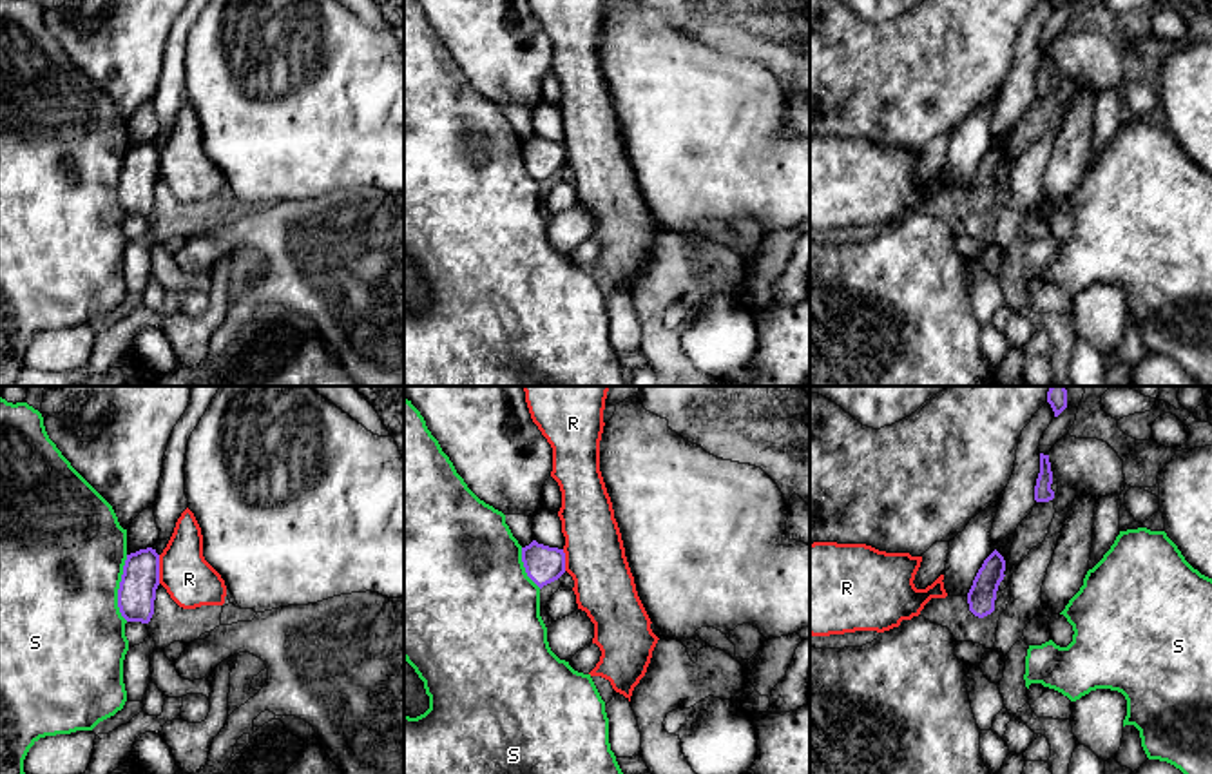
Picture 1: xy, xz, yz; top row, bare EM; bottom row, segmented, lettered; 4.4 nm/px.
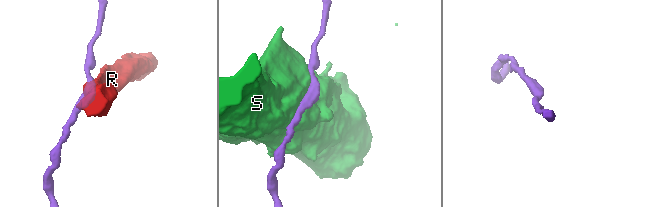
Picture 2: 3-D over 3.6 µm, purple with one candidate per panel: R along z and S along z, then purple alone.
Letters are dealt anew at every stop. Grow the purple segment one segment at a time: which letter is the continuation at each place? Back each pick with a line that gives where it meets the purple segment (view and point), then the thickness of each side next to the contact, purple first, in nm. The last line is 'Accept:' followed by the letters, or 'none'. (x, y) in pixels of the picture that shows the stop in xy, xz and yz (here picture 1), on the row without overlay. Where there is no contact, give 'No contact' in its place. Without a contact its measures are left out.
Accept: none

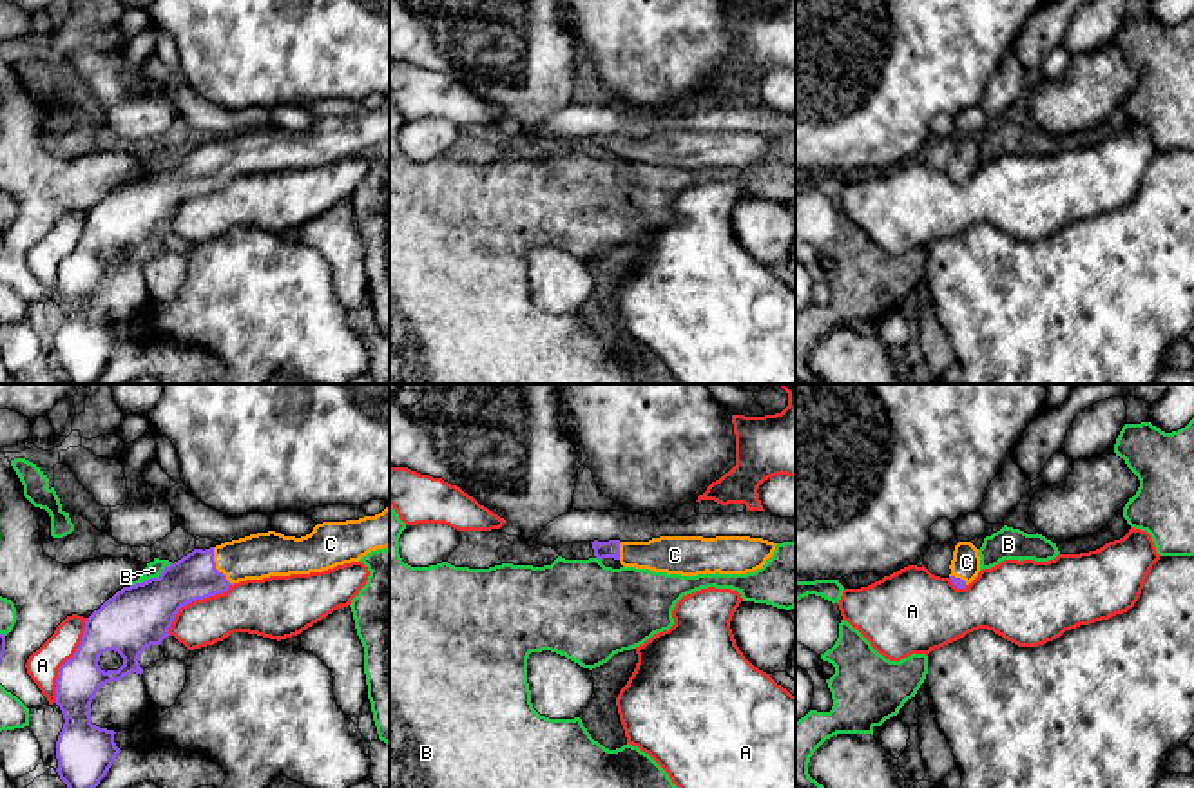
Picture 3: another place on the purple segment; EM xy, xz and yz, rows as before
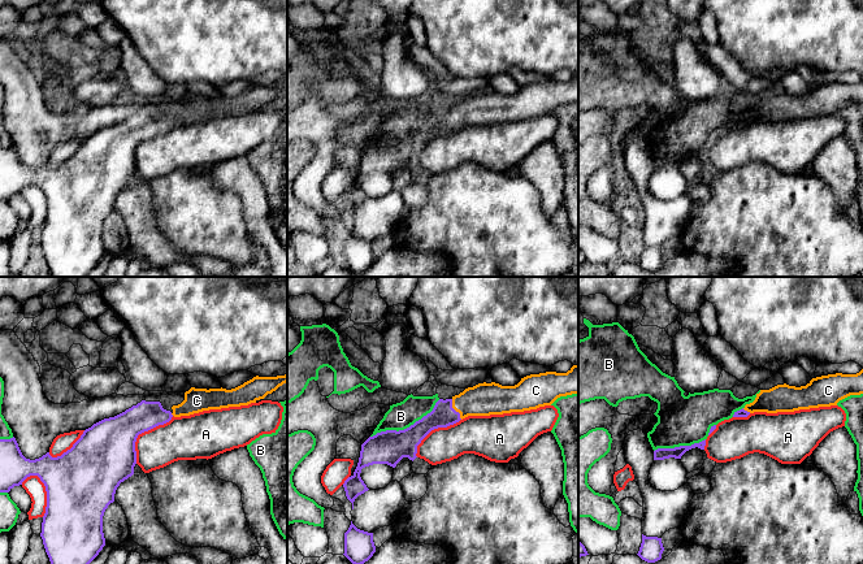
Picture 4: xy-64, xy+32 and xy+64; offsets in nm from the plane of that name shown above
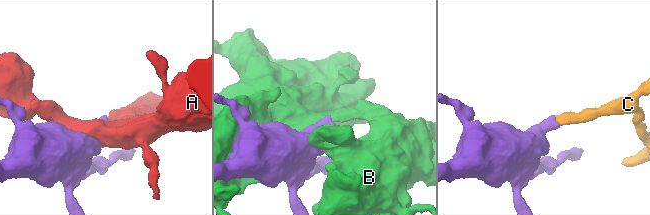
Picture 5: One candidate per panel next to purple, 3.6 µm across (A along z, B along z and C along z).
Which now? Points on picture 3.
C: Touches purple at xy (214, 160). Thickness 200 nm (purple) against 200 nm
Accept: C

